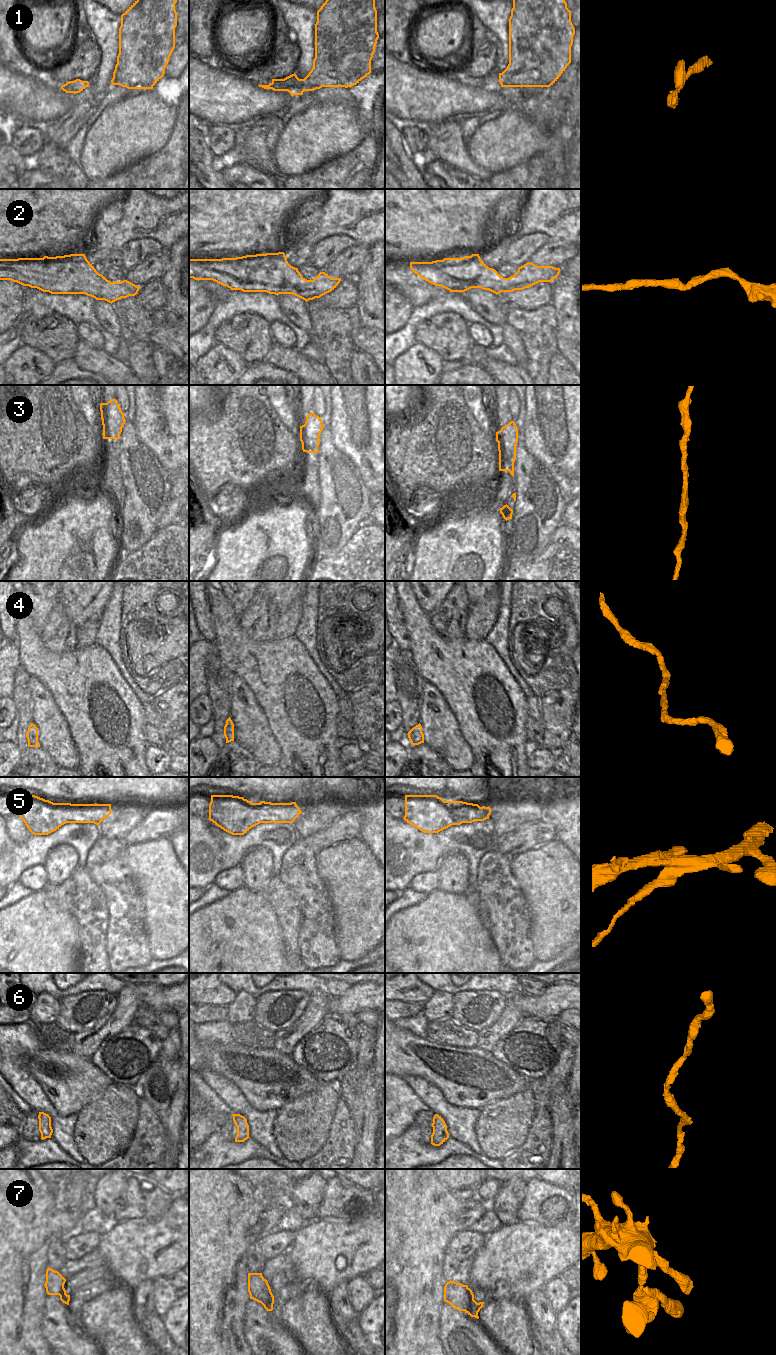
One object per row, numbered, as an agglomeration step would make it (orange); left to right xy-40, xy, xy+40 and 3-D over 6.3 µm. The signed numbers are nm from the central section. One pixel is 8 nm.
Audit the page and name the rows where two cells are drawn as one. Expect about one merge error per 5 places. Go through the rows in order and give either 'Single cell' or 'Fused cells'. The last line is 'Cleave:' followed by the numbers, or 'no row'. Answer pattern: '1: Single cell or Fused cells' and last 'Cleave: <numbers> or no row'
1: Single cell
2: Single cell
3: Single cell
4: Single cell
5: Fused cells
6: Single cell
7: Single cell
Cleave: 5.

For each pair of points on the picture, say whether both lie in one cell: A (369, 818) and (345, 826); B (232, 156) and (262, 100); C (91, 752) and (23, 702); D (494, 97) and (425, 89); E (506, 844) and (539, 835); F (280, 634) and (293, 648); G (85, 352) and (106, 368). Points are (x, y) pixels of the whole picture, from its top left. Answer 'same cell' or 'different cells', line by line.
A: different cells
B: different cells
C: different cells
D: same cell
E: same cell
F: different cells
G: same cell

